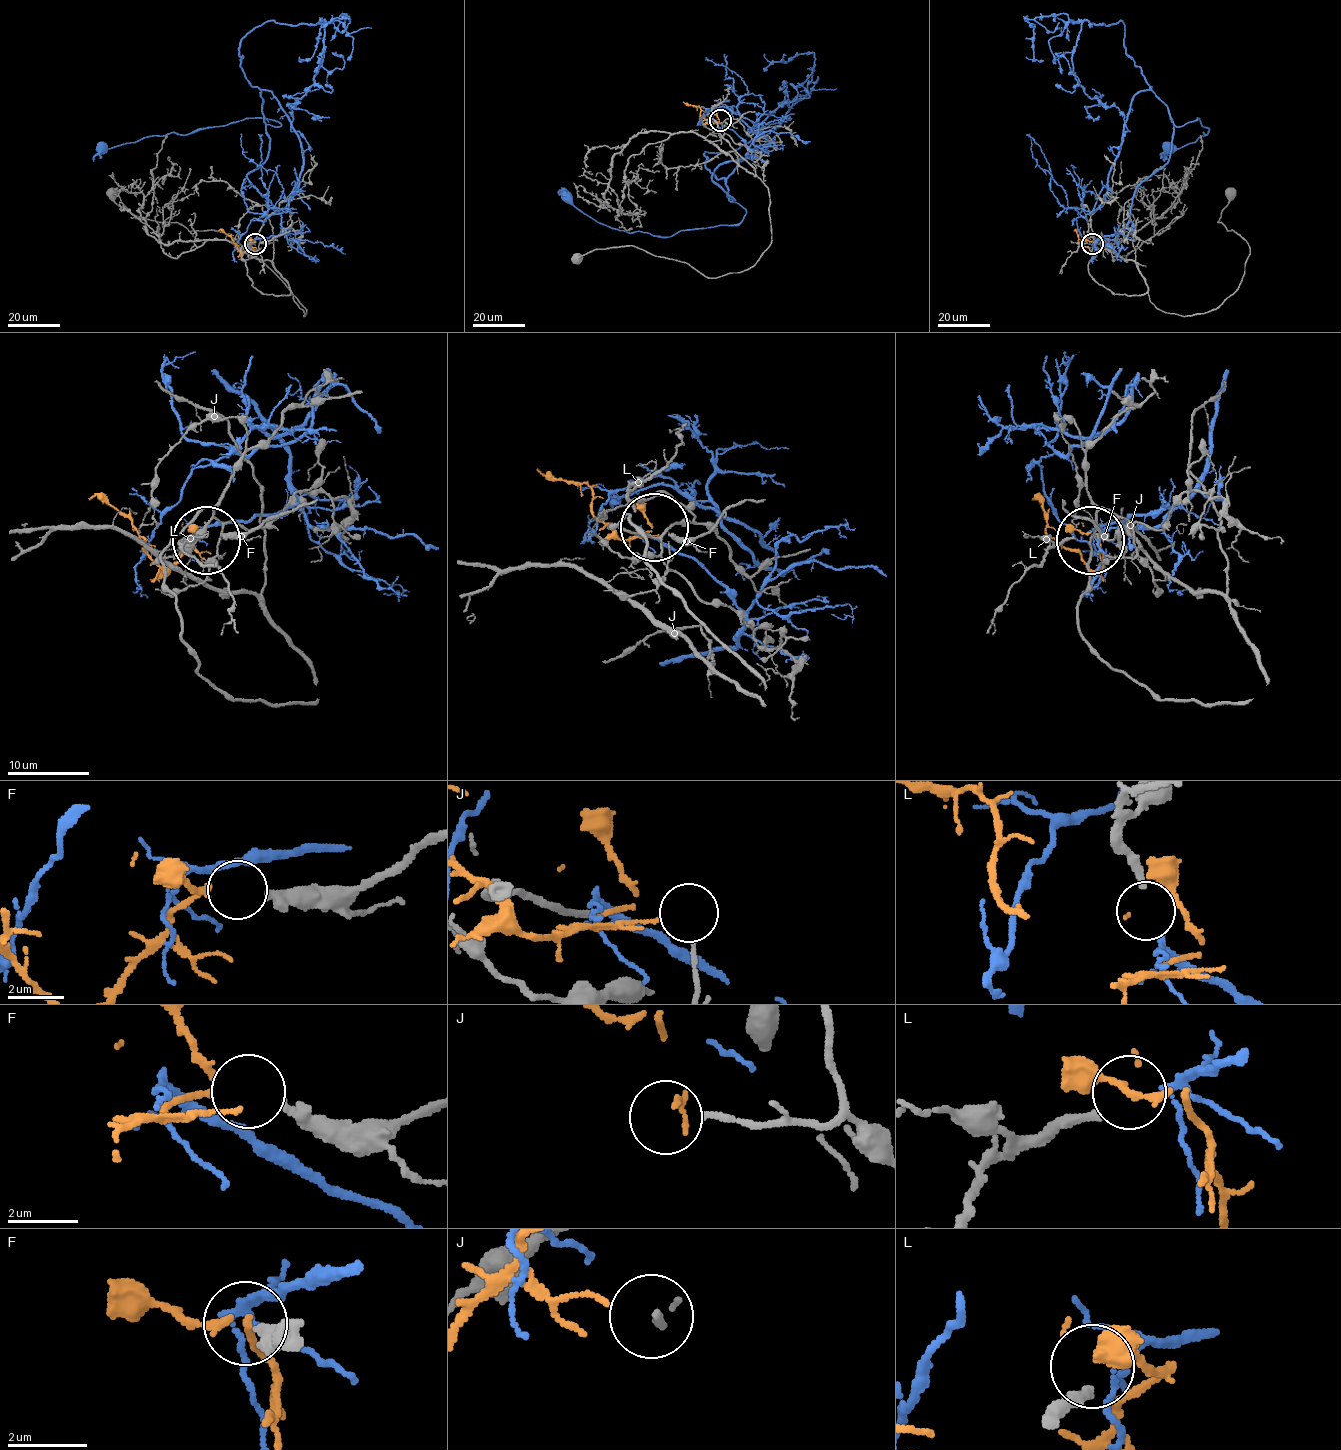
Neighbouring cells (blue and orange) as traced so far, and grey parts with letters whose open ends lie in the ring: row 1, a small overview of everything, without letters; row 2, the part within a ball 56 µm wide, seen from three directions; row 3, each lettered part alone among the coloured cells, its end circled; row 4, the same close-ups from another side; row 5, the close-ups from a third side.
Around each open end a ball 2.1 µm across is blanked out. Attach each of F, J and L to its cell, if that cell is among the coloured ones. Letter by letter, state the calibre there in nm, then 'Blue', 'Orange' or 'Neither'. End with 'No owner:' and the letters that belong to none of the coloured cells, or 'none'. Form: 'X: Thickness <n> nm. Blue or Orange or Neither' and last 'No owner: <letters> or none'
F: Thickness 360 nm. Orange
J: Thickness 170 nm. Neither
L: Thickness 260 nm. Blue
No owner: J

